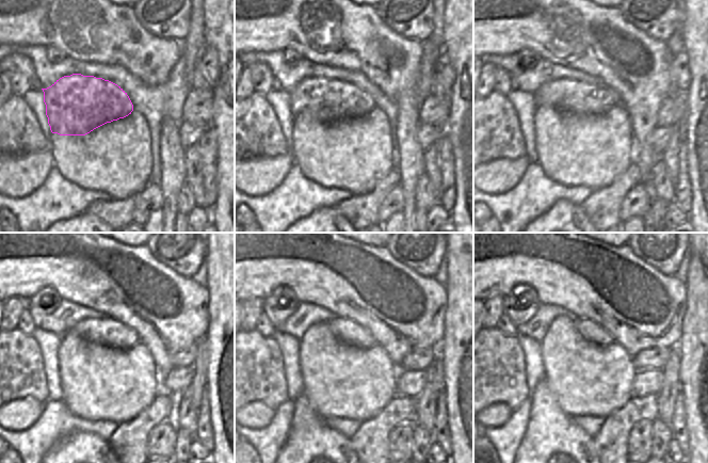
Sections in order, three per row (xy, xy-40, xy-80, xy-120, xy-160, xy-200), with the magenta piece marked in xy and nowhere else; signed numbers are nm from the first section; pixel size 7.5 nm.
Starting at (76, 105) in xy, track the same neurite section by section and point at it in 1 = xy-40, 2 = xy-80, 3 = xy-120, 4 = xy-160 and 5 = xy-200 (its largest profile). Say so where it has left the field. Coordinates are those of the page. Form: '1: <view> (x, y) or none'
1: xy-40 (327, 100)
2: xy-80 (566, 95)
3: xy-120 (107, 331)
4: xy-160 (350, 332)
5: xy-200 (591, 331)

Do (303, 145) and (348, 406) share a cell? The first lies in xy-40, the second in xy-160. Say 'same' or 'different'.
same

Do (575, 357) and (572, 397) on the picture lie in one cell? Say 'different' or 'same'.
same

